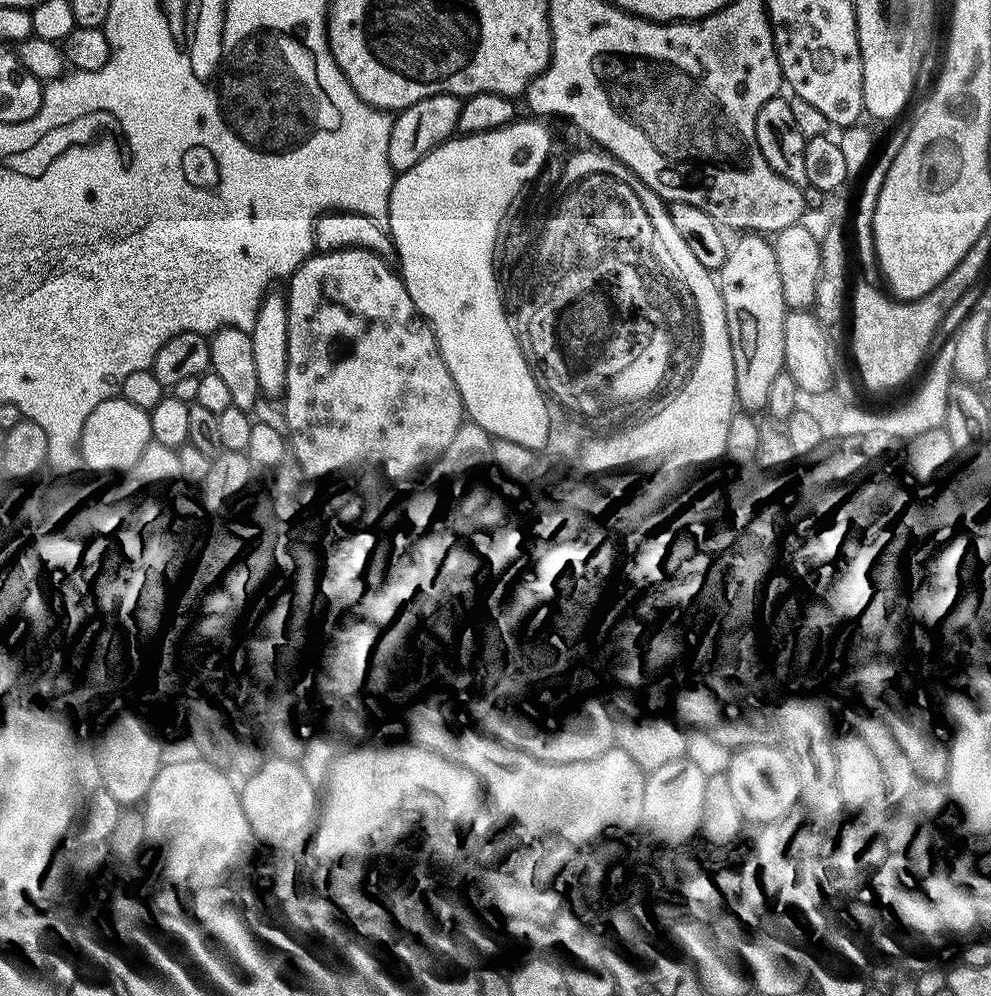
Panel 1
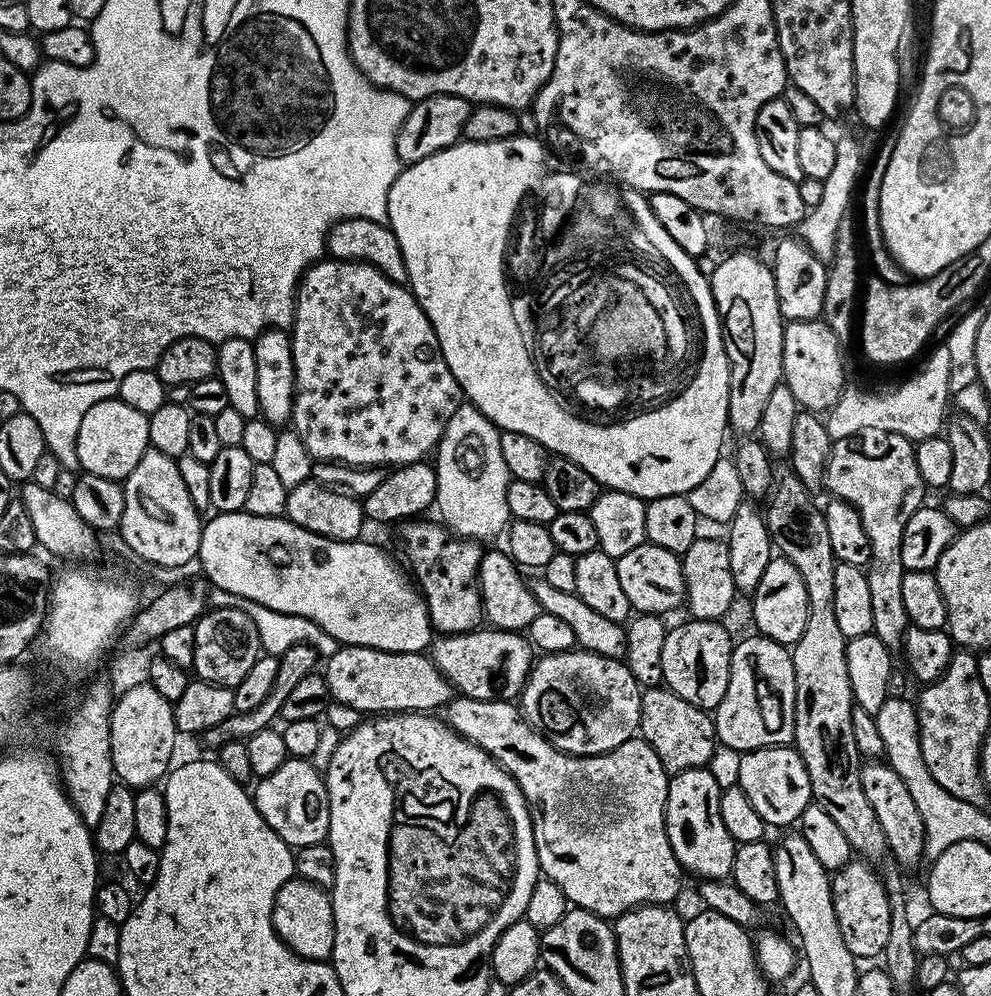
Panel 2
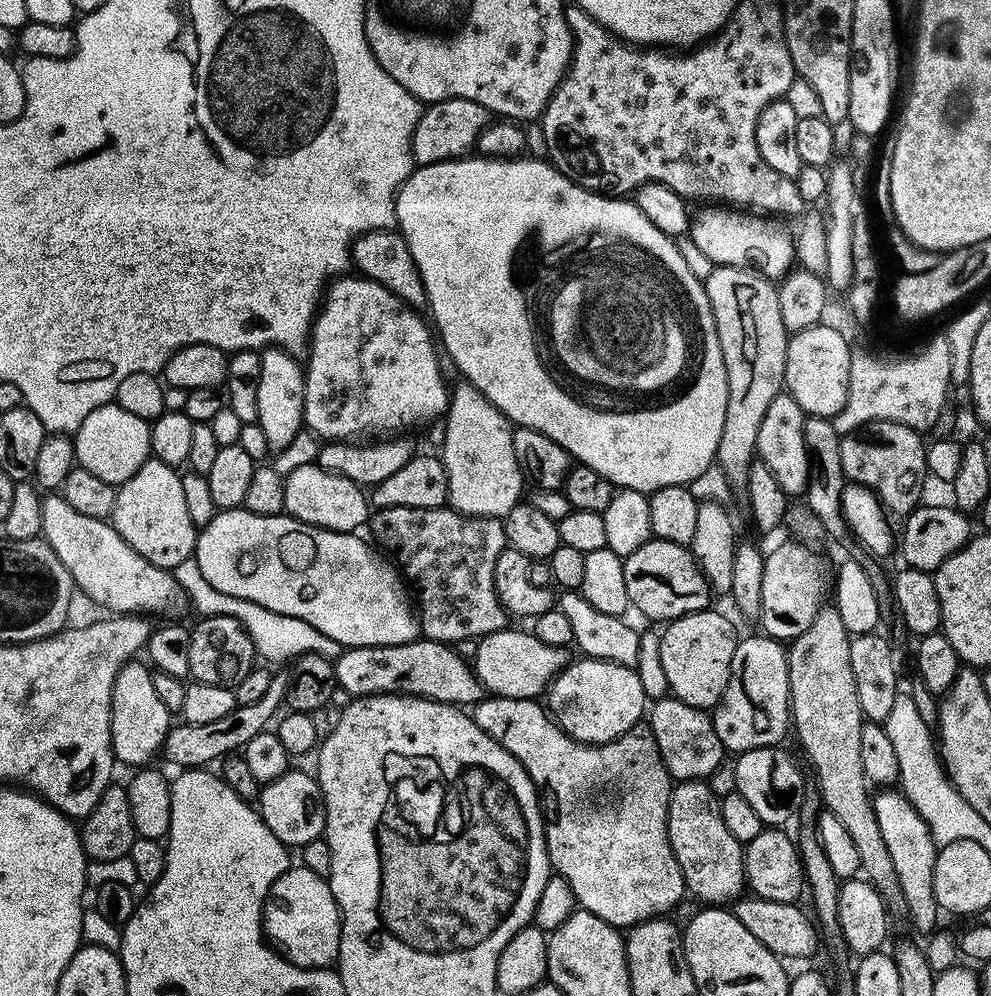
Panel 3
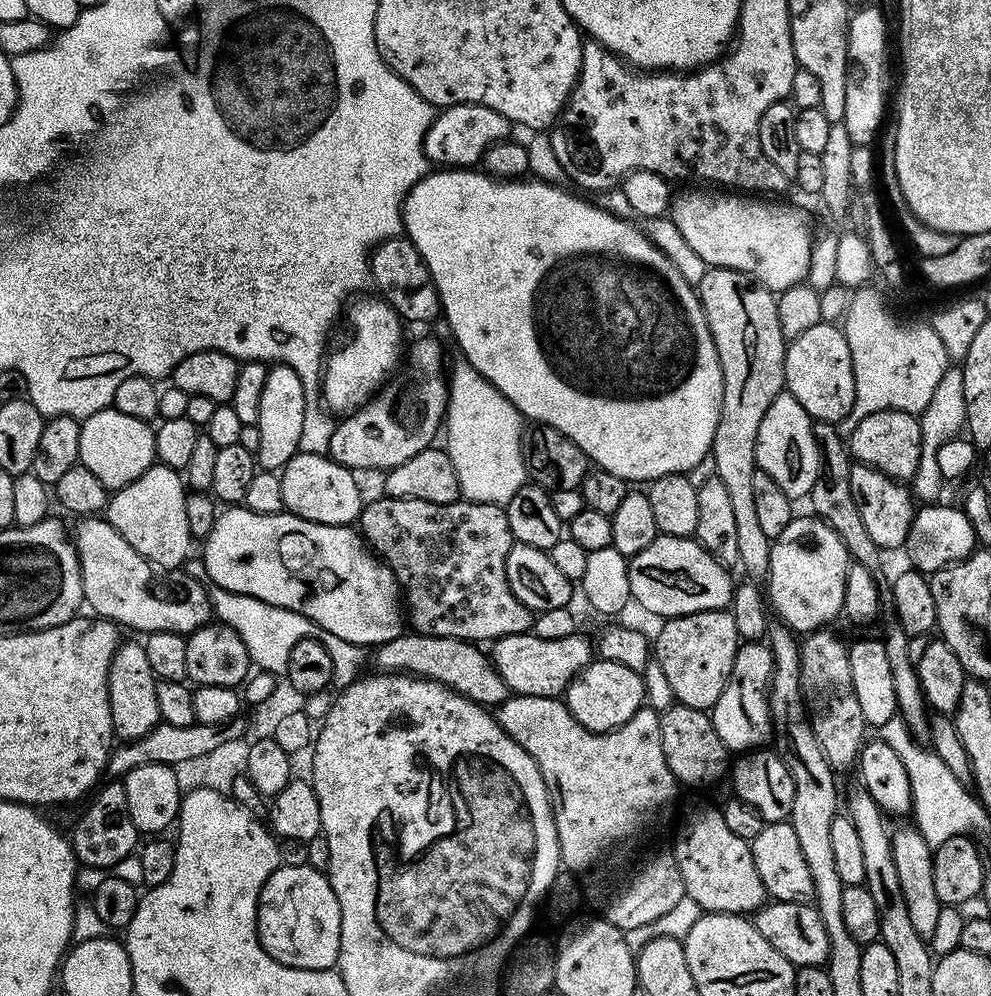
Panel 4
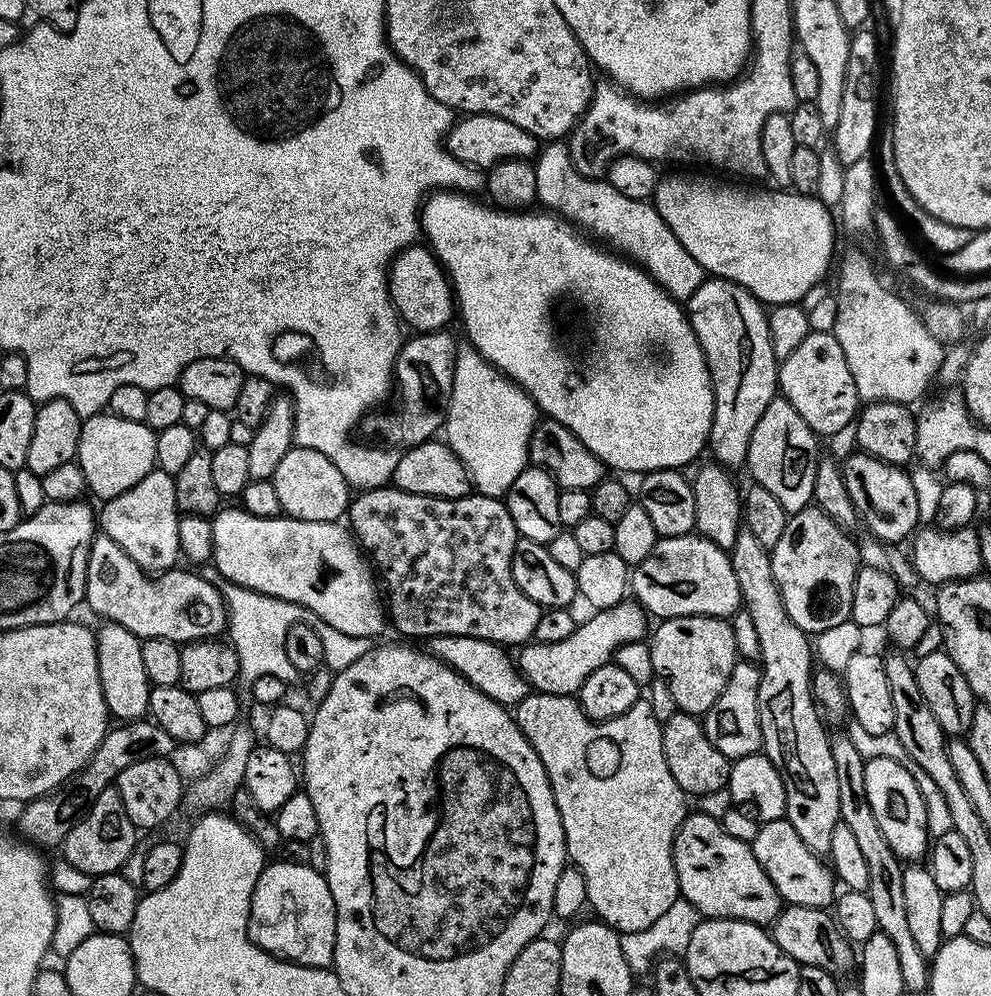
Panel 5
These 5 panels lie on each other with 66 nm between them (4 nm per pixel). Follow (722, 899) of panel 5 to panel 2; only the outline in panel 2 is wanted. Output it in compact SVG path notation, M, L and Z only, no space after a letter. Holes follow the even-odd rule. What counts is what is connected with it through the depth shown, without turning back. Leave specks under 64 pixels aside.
M708 766L682 770L668 781L666 810L664 811L666 834L670 838L670 846L678 858L681 869L685 873L693 872L694 875L700 876L701 881L727 881L731 877L734 866L734 854L738 845L734 838L730 838L730 830L726 830L726 825L722 822L722 814L720 813L721 791L722 789L714 780L714 775Z

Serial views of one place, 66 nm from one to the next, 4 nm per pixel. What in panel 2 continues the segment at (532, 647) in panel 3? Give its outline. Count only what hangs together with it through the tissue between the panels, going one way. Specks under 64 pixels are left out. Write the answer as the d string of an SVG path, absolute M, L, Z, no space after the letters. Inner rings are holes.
M493 626L477 628L465 634L439 635L433 639L430 655L453 687L461 695L475 700L517 699L534 660L531 643L525 635Z

